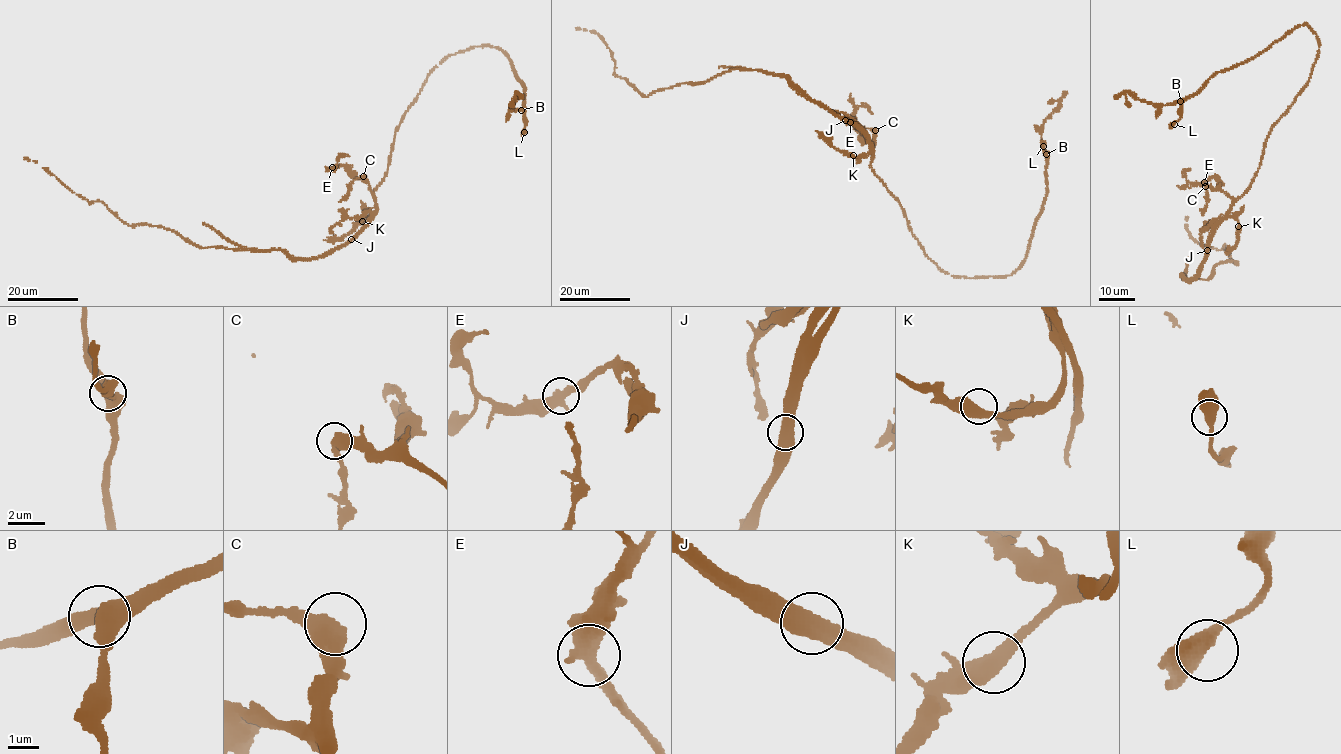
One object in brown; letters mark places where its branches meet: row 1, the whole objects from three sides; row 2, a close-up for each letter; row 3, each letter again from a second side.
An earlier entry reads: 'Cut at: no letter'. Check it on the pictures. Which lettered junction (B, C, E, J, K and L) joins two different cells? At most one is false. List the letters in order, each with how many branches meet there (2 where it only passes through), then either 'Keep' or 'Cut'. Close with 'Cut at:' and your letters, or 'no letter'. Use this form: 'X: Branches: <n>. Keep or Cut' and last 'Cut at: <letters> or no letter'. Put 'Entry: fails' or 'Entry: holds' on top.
Entry: fails
B: Branches: 2. Keep
C: Branches: 2. Keep
E: Branches: 2. Keep
J: Branches: 2. Cut
K: Branches: 2. Keep
L: Branches: 2. Keep
Cut at: J

